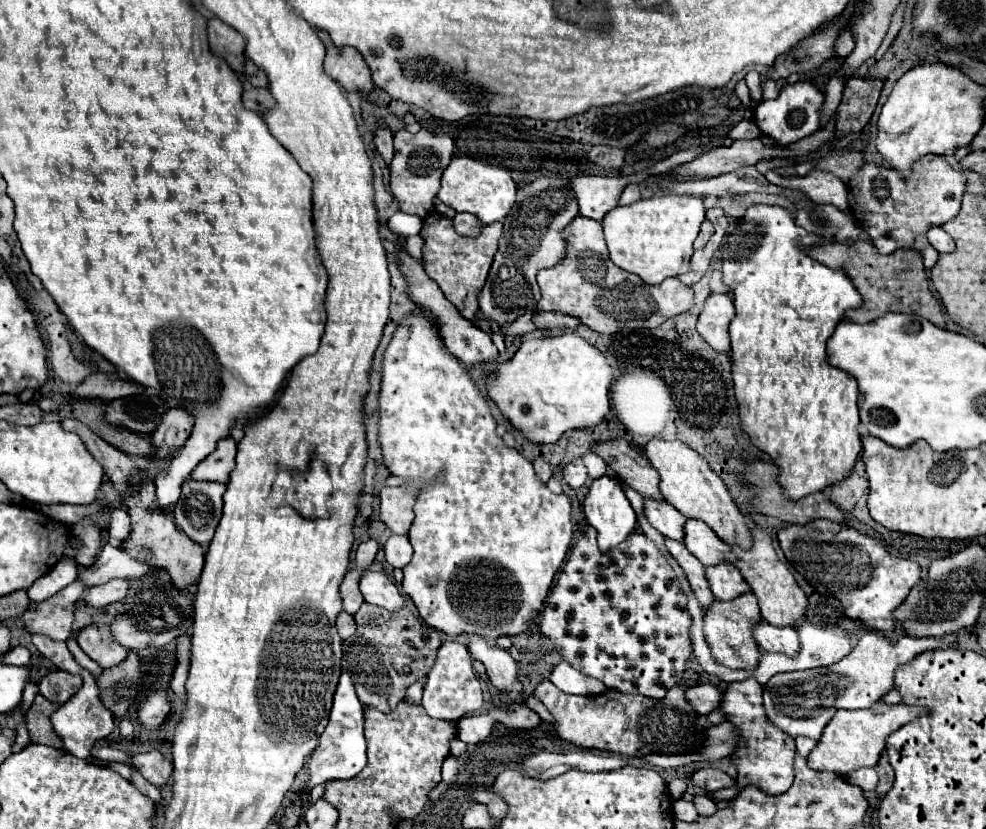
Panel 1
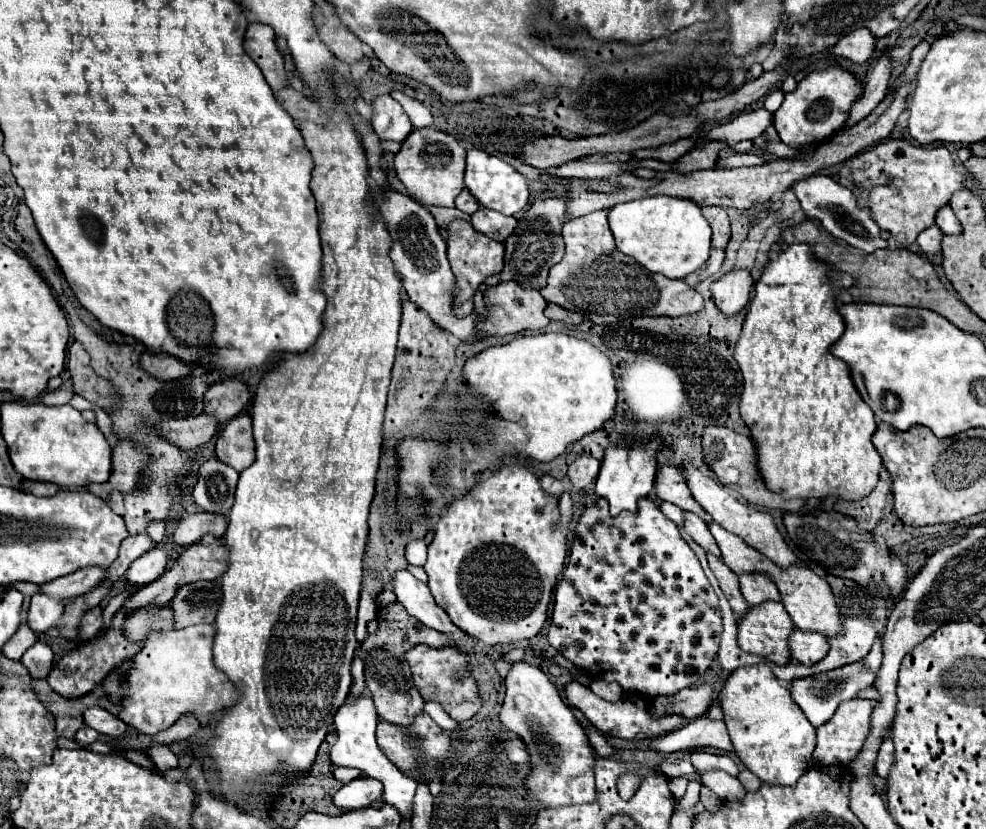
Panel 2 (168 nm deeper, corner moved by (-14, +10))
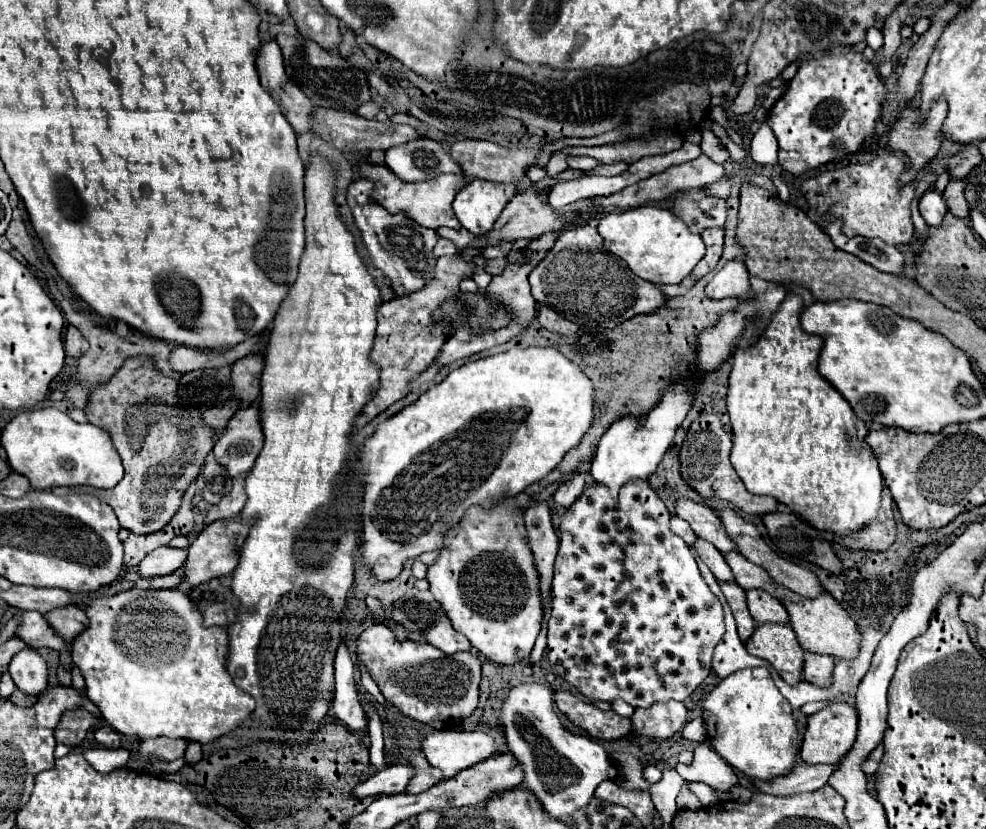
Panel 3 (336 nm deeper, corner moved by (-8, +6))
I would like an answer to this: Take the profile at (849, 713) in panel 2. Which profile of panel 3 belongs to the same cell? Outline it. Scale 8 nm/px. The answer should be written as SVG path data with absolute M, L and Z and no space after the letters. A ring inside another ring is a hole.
M831 703L807 719L807 729L803 735L803 745L801 745L801 759L805 763L811 763L811 765L835 763L853 747L855 735L857 735L855 709L845 705L845 703Z

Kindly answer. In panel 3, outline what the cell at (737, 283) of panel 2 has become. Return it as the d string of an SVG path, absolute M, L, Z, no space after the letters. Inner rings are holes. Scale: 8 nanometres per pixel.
M739 261L725 263L725 267L719 269L705 287L705 293L713 299L749 297L749 291L751 291L751 285L749 285L747 267Z

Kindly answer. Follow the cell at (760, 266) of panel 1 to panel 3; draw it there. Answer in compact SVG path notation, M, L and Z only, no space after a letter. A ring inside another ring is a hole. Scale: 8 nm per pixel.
M789 293L787 299L779 305L779 309L771 315L771 321L767 323L765 331L761 333L761 337L757 339L755 345L749 345L749 337L741 339L741 347L737 349L737 353L733 355L733 371L729 375L729 393L727 393L727 411L729 411L729 419L731 419L731 433L733 433L733 447L731 447L731 465L737 471L737 475L743 479L745 487L749 493L753 495L769 495L775 497L779 503L787 505L801 521L809 523L813 529L819 531L831 531L835 535L853 535L861 529L865 529L869 523L875 521L879 507L881 507L881 491L883 491L883 477L881 471L877 467L877 459L871 451L871 447L865 443L865 435L867 435L867 427L851 409L849 403L843 401L841 393L835 391L817 371L817 361L819 361L819 351L821 351L821 339L815 339L815 335L809 335L801 329L799 323L799 315L801 315L803 303L801 297L795 293Z

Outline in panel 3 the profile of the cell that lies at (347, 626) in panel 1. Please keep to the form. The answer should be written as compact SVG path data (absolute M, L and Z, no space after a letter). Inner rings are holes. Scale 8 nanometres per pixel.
M375 623L361 631L355 653L387 703L409 719L427 723L433 729L455 729L477 709L481 661L473 653L445 655L429 643L399 641L385 623Z

